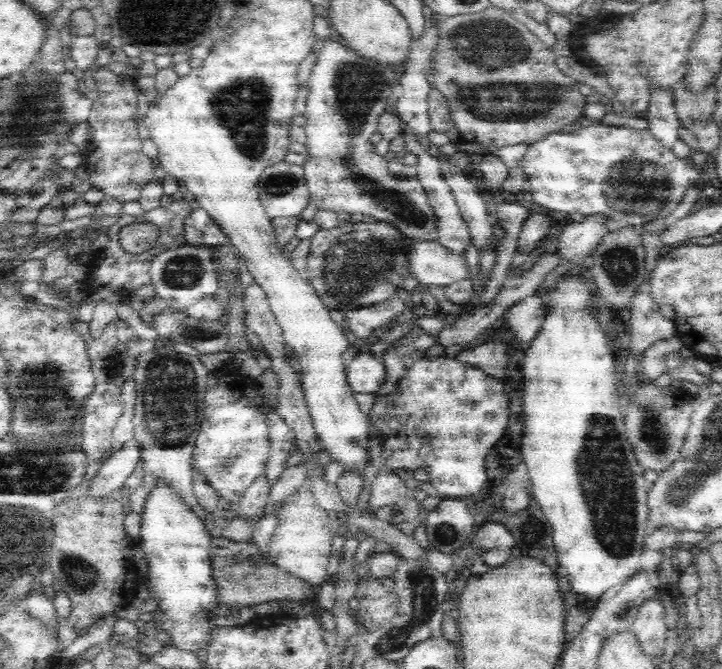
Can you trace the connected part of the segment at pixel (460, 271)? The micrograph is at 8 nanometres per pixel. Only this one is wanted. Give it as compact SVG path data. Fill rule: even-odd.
M415 241L407 254L409 260L409 272L422 284L436 284L436 286L448 286L457 280L470 279L468 265L465 256L462 258L438 241Z

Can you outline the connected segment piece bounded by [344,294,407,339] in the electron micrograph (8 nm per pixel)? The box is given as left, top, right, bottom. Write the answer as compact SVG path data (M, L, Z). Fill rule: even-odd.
M398 295L388 298L381 303L344 312L345 330L352 338L372 338L372 331L381 324L386 324L400 316L406 308L406 302Z

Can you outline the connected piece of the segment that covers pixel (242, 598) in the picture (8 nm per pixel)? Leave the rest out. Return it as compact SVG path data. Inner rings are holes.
M213 533L209 556L219 597L218 604L230 606L234 612L242 607L252 607L262 603L296 603L316 596L310 584L287 574L264 558L251 540L237 543Z

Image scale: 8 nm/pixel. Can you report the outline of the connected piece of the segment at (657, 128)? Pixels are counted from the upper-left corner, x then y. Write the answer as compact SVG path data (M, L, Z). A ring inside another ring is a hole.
M655 89L651 93L650 107L644 117L648 120L652 137L666 149L678 142L678 128L682 127L671 90Z

